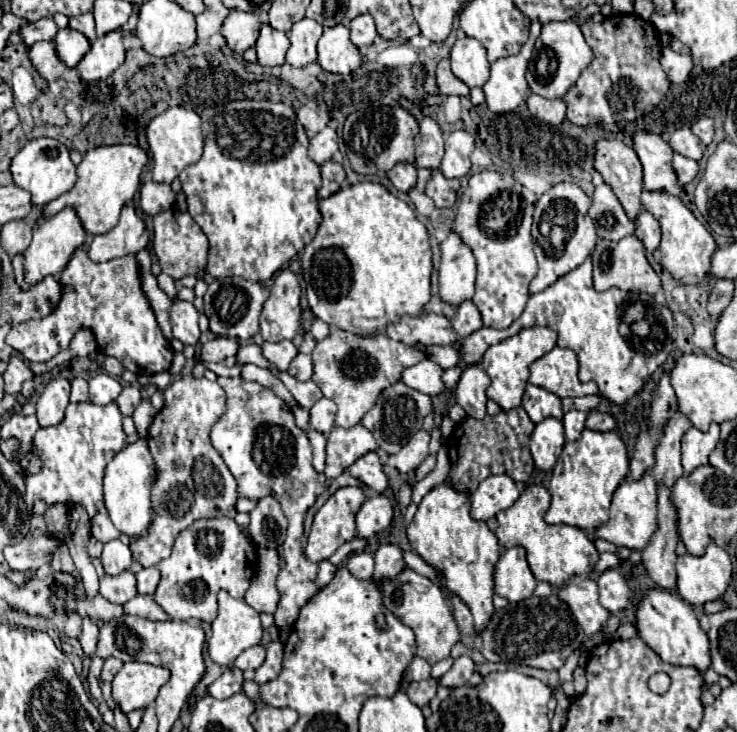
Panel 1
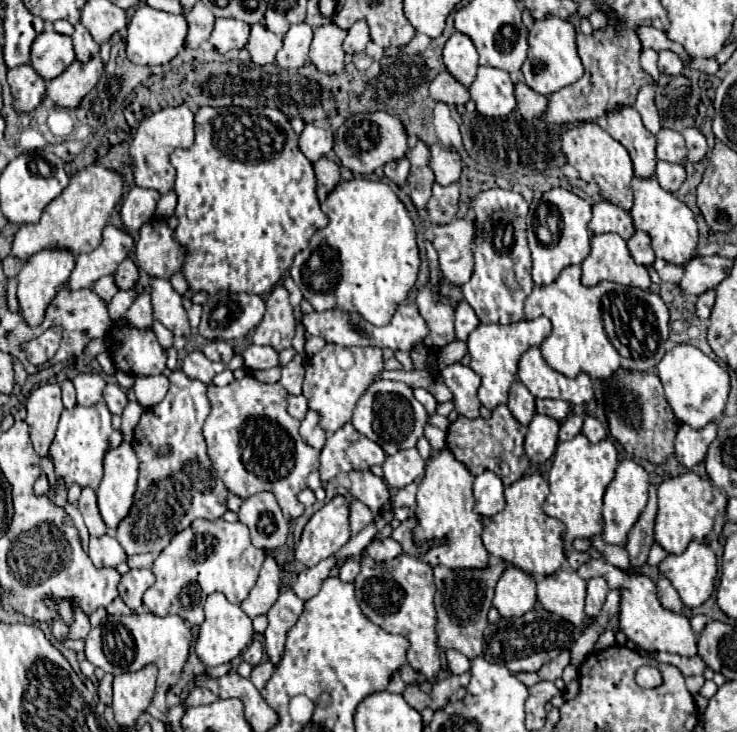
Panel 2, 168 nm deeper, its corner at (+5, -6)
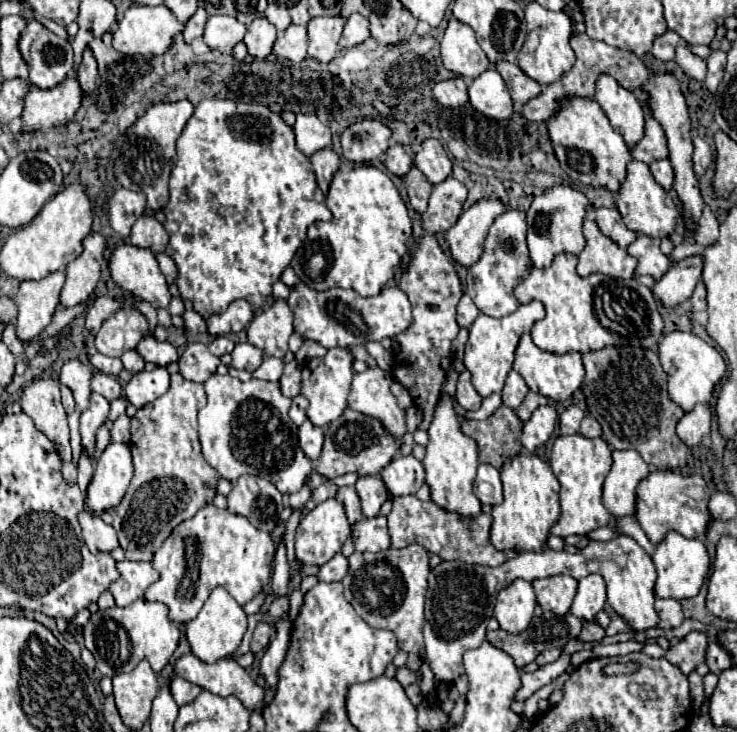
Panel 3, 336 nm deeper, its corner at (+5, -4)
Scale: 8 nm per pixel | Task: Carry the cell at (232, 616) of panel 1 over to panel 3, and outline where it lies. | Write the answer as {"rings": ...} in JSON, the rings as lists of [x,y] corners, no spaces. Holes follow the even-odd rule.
{"rings":[[[217,586],[205,606],[201,608],[201,612],[197,614],[195,620],[187,622],[185,624],[185,634],[187,634],[187,640],[191,644],[191,652],[201,660],[201,662],[207,662],[207,664],[213,664],[217,660],[223,660],[227,656],[231,656],[237,646],[241,644],[243,640],[243,634],[247,630],[247,614],[243,612],[243,608],[235,602],[235,598],[221,586]]]}

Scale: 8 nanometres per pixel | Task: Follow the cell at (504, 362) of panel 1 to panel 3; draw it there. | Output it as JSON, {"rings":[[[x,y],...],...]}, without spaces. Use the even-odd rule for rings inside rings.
{"rings":[[[529,302],[521,304],[513,314],[507,314],[503,318],[491,318],[487,314],[479,314],[477,320],[469,328],[469,340],[465,346],[465,368],[473,374],[471,382],[475,390],[485,398],[491,394],[499,394],[503,390],[503,384],[507,380],[507,374],[513,366],[513,354],[519,344],[519,338],[523,334],[529,334],[533,324],[545,318],[545,308],[541,302]]]}

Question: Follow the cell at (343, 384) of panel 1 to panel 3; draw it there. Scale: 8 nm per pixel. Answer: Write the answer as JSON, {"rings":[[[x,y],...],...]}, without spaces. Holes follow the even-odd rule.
{"rings":[[[331,348],[331,350],[327,350],[325,356],[313,358],[313,360],[303,364],[301,394],[309,400],[307,418],[315,426],[323,428],[323,426],[331,424],[347,408],[347,396],[349,396],[349,390],[351,390],[351,380],[355,376],[353,362],[355,362],[355,356],[353,356],[353,352],[349,348]]]}

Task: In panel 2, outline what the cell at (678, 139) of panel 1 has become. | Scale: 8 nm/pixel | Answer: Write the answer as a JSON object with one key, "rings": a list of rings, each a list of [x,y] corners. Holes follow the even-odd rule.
{"rings":[[[661,128],[655,134],[655,138],[657,138],[657,160],[681,162],[687,156],[685,140],[679,132],[669,130],[669,128]]]}

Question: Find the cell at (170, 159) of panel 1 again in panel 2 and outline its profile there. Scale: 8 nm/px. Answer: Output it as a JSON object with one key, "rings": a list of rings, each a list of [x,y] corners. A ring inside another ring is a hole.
{"rings":[[[187,106],[163,108],[153,116],[145,118],[129,146],[129,154],[133,160],[133,182],[139,188],[153,188],[159,194],[167,194],[173,190],[175,182],[175,168],[169,162],[169,156],[177,148],[187,148],[193,144],[193,112]]]}

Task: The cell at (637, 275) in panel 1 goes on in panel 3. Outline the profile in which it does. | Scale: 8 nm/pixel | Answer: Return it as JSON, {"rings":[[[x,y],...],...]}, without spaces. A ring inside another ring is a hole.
{"rings":[[[585,220],[583,234],[587,240],[585,250],[579,254],[577,274],[591,276],[591,274],[607,274],[611,278],[635,278],[637,260],[627,254],[617,242],[603,236],[601,230],[595,226],[593,220]]]}

